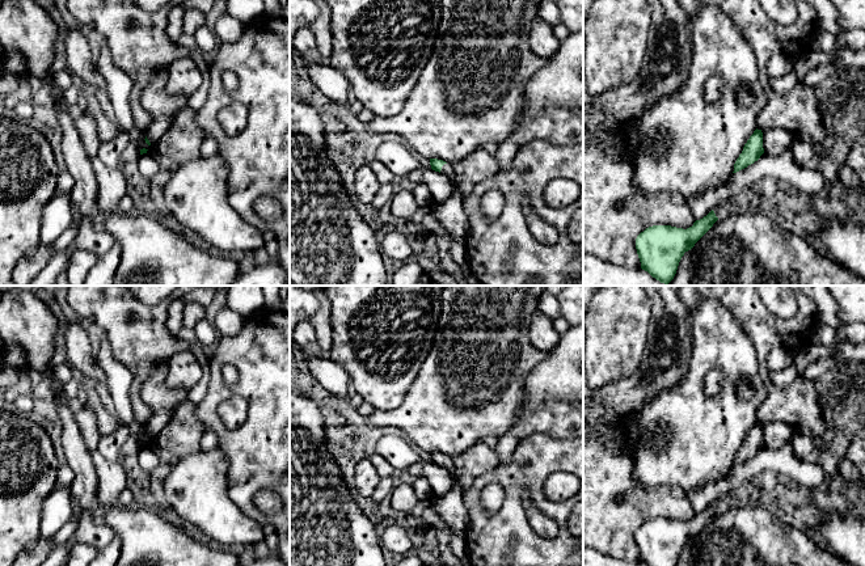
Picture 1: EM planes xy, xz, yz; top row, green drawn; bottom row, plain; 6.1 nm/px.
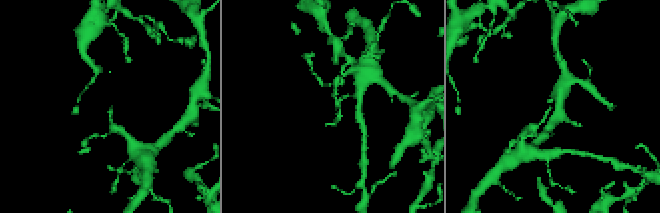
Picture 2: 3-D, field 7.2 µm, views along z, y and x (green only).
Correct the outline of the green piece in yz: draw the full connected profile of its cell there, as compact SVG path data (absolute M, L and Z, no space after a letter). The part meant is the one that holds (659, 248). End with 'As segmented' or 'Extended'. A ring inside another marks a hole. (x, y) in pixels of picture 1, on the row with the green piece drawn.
M712 210L687 229L671 225L646 228L636 238L641 269L661 283L668 284L674 279L684 253L691 250L717 220L718 217Z. As segmented

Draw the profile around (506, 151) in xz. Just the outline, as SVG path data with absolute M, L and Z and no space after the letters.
M503 142L498 145L494 157L498 161L499 172L505 172L510 168L510 164L518 151L519 147L511 142Z

